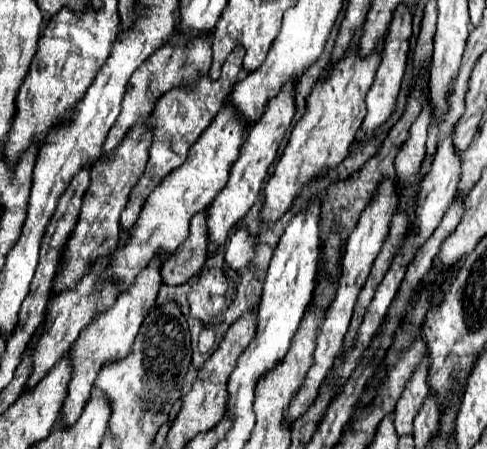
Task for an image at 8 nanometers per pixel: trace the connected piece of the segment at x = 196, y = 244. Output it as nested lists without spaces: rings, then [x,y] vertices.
[[[198,213],[190,221],[188,239],[172,253],[160,269],[164,285],[182,285],[194,279],[194,275],[202,269],[208,253],[206,243],[206,215]]]

